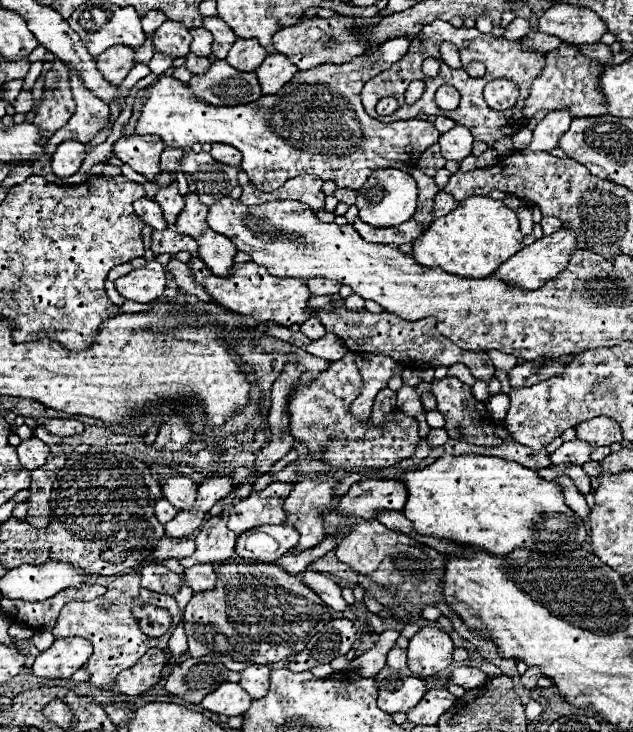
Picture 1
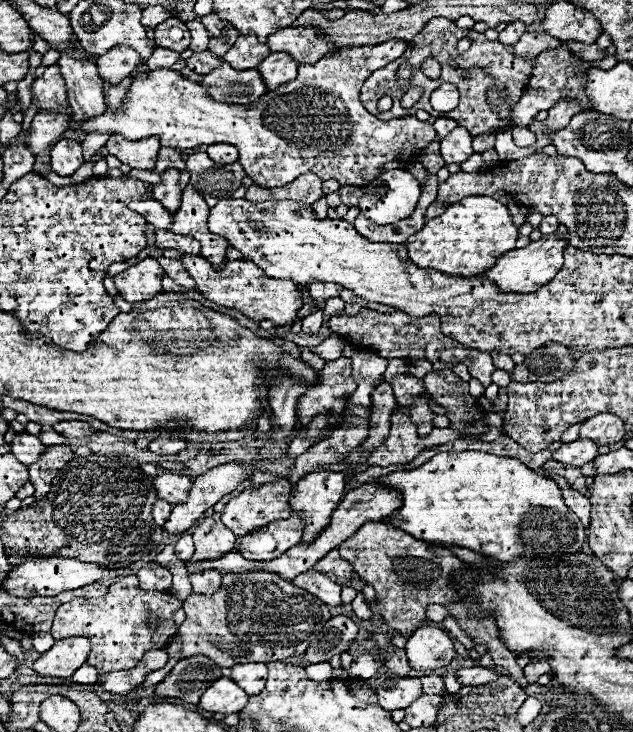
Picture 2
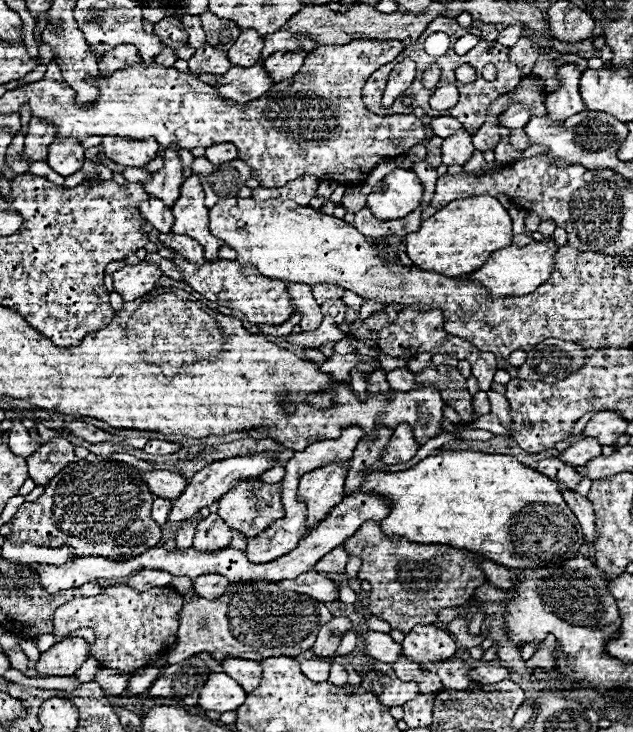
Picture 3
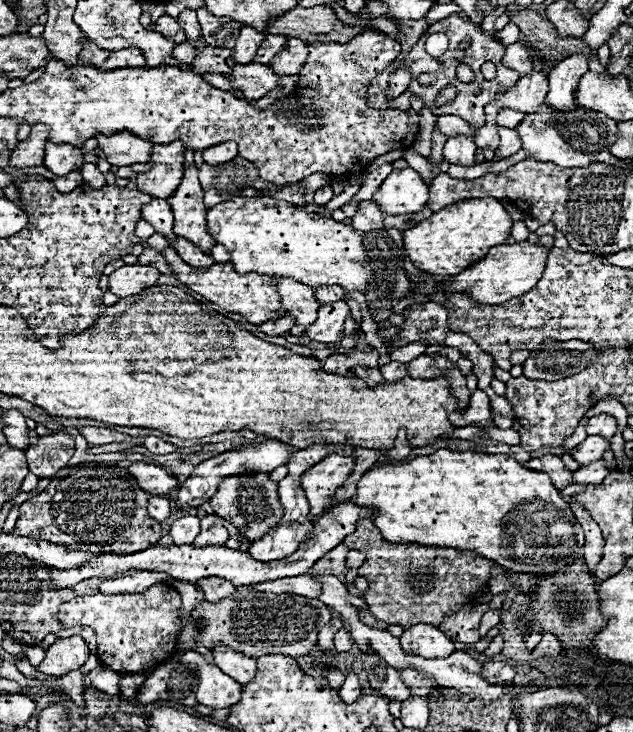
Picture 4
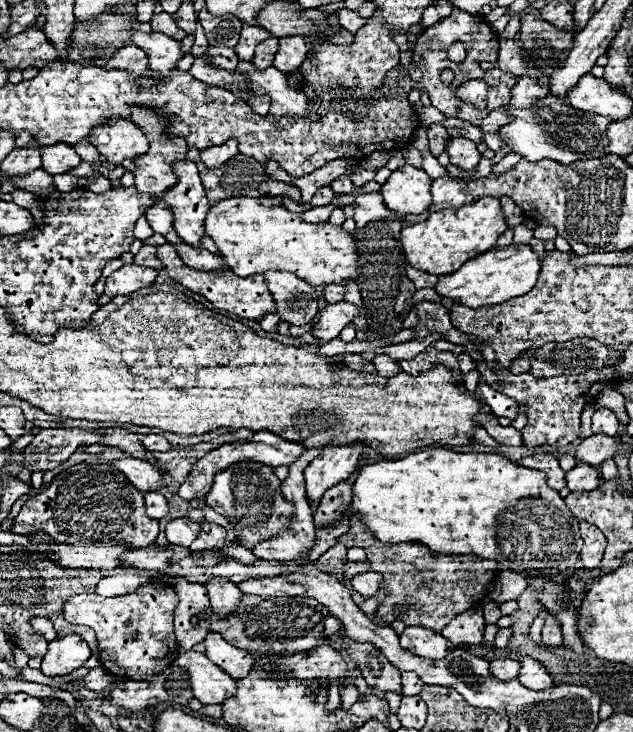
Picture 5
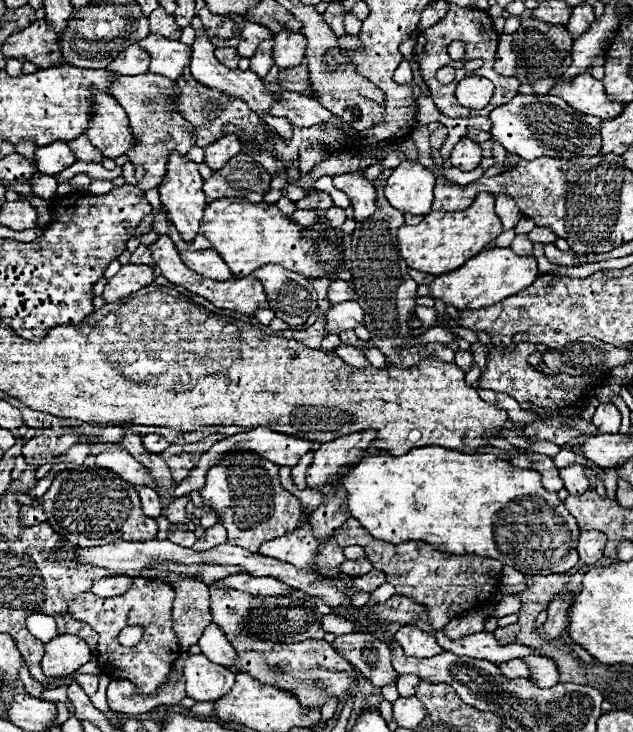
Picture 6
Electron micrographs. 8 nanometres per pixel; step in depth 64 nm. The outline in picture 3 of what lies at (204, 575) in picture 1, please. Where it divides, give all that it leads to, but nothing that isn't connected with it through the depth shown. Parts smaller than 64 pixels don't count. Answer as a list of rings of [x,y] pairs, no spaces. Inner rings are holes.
[[[202,574],[200,578],[194,578],[194,590],[202,598],[216,598],[226,592],[228,580],[220,574]]]

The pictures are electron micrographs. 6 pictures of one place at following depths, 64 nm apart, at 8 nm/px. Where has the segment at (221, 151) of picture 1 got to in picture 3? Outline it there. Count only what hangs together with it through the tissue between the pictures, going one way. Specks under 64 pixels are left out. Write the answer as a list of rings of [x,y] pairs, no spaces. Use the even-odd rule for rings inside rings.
[[[216,144],[216,146],[208,146],[206,148],[206,154],[204,154],[210,162],[230,162],[230,160],[236,160],[238,154],[236,154],[236,146],[232,144]]]

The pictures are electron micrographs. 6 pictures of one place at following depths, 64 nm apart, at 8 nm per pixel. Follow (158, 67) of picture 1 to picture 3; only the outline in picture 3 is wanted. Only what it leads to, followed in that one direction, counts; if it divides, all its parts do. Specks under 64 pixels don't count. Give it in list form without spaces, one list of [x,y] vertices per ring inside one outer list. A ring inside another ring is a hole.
[[[166,47],[161,53],[155,58],[157,64],[161,64],[165,67],[172,67],[178,58],[174,49]]]

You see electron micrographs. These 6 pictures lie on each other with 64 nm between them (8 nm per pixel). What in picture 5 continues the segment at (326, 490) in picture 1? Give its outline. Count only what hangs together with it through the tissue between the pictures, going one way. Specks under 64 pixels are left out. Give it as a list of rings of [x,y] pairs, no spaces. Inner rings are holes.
[[[346,444],[346,446],[324,446],[322,454],[304,470],[306,494],[312,502],[312,512],[320,506],[320,500],[326,490],[346,480],[356,468],[364,444]]]

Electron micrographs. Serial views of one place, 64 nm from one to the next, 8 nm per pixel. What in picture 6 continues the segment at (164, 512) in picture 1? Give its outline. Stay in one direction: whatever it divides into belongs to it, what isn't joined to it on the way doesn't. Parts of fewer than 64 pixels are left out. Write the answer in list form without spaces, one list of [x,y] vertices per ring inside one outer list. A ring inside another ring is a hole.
[[[136,486],[138,494],[140,494],[140,500],[142,500],[142,510],[144,514],[148,514],[148,518],[158,518],[162,516],[164,512],[164,502],[162,502],[162,496],[154,490],[154,488],[148,488],[148,486]]]

